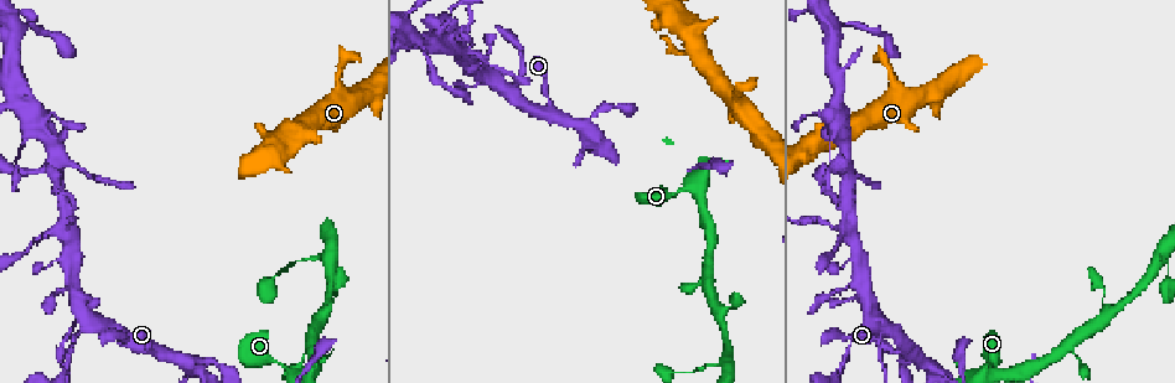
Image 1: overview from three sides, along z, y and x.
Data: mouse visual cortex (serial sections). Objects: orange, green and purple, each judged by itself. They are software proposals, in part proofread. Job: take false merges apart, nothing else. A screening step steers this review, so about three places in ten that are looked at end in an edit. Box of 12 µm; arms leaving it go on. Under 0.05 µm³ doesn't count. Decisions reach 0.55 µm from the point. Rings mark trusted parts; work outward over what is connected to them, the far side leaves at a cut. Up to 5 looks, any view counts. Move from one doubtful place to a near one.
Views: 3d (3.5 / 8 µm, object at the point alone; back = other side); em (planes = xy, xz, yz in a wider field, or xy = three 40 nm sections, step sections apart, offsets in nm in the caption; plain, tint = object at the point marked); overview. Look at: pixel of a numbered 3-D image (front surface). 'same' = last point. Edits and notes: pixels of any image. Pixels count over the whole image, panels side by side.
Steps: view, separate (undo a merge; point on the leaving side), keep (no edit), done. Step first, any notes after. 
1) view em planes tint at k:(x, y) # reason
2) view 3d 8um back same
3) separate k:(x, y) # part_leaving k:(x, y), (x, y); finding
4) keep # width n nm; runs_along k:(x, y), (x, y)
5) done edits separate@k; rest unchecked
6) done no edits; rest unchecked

view 3d 3.5um back at 1:(865, 327) # abrupt turn

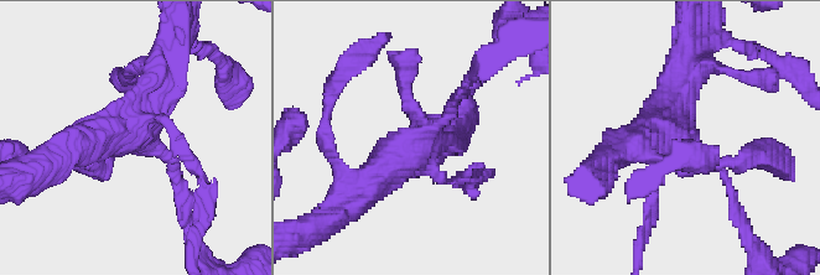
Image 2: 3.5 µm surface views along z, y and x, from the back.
view em xy step 5 tint at 2:(419, 139) # arms 4; arm_widths 150, 150, 400, 450 nm

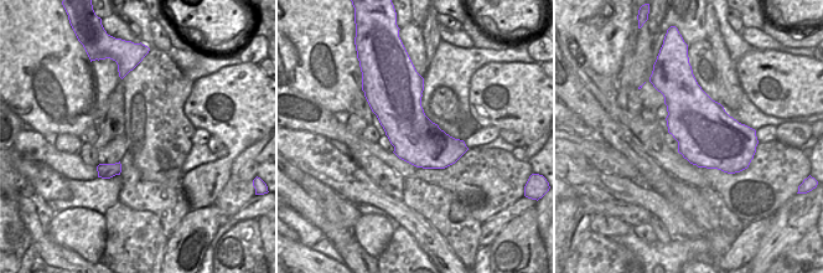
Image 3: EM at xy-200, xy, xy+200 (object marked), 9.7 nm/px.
separate 2:(186, 155) # width 460 nm; part_leaving 2:(161, 118), (203, 178), (203, 224); two cells meet here

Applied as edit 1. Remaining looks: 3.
view 3d 3.5um at 1:(67, 233) # arms part here

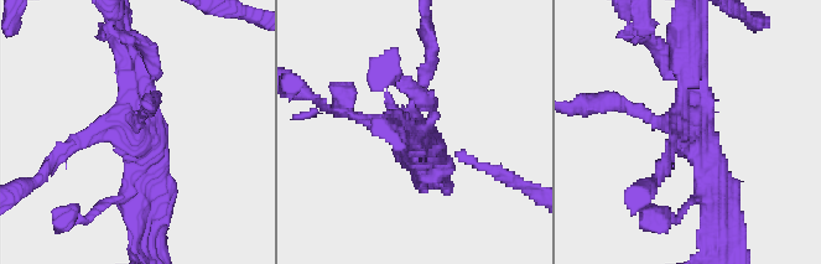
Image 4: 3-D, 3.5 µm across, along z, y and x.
view em xy step 2 tint at 4:(696, 134) # arms 4; arm_widths 150, 150, 300, 400 nm; shape alone is not enough

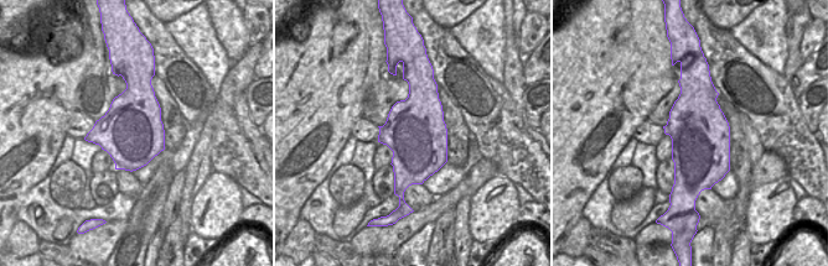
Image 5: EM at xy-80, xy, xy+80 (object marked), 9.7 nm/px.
keep # runs_along 4:(726, 211), (695, 139), (691, 51); all the same cell

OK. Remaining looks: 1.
done edits separate@2; rest unchecked

